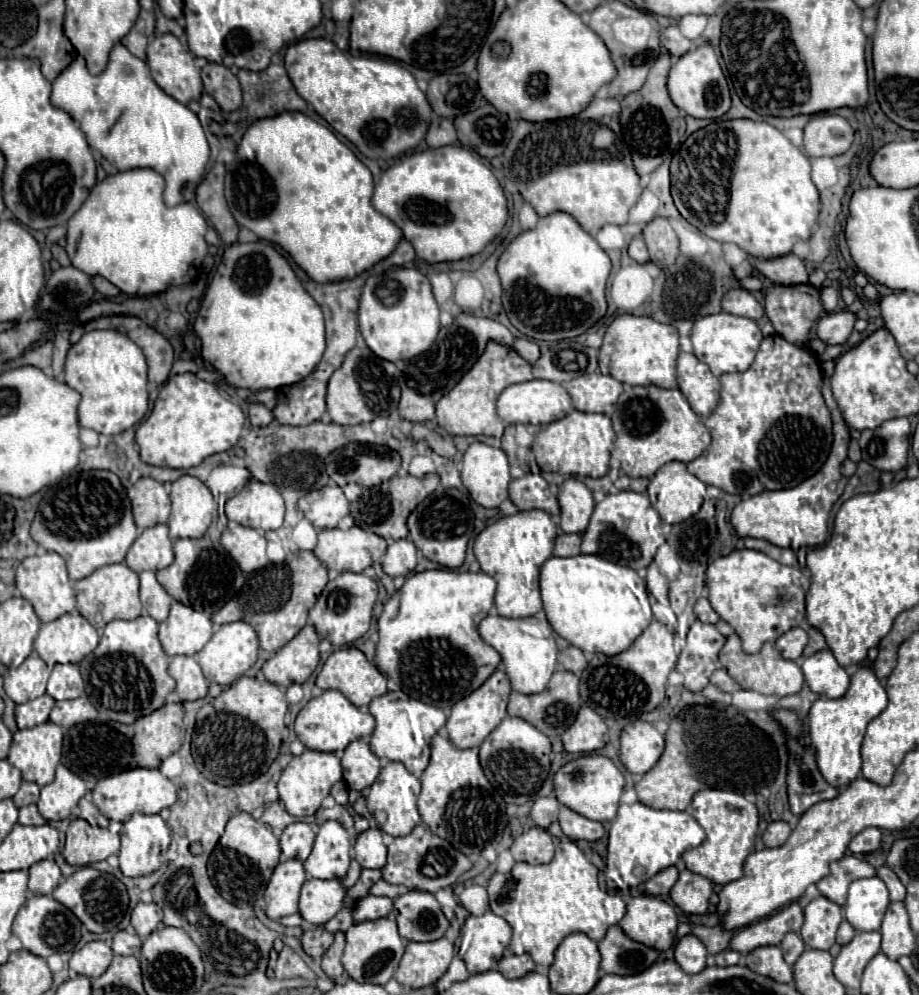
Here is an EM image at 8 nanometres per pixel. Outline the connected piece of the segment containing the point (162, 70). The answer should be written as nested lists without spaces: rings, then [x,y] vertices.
[[[171,33],[167,35],[159,35],[155,37],[149,47],[147,47],[147,65],[151,69],[151,77],[153,81],[173,99],[177,99],[179,103],[187,105],[193,99],[199,99],[203,93],[203,83],[201,83],[201,75],[195,67],[195,55],[185,51],[183,45],[179,43],[179,39]]]

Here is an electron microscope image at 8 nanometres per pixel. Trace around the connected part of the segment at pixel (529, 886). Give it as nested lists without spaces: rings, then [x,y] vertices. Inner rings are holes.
[[[569,839],[555,841],[555,857],[547,865],[517,863],[511,869],[513,887],[507,889],[509,897],[503,897],[503,873],[495,873],[489,879],[491,911],[503,917],[517,939],[523,943],[525,953],[535,959],[537,965],[549,967],[555,959],[555,949],[569,933],[585,933],[593,941],[601,941],[611,925],[617,925],[625,915],[625,903],[621,897],[609,897],[599,889],[599,869],[583,855],[583,851]]]

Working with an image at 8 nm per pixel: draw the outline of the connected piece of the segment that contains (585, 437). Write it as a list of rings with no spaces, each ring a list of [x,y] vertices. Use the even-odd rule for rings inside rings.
[[[573,411],[563,419],[541,427],[533,441],[533,453],[541,471],[553,471],[561,475],[603,477],[609,471],[609,451],[613,441],[615,431],[607,415]]]

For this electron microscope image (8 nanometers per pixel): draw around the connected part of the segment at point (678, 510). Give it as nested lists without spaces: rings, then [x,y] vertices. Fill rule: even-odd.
[[[685,463],[663,465],[647,487],[650,503],[665,523],[681,523],[695,515],[703,503],[705,483],[691,475]]]

